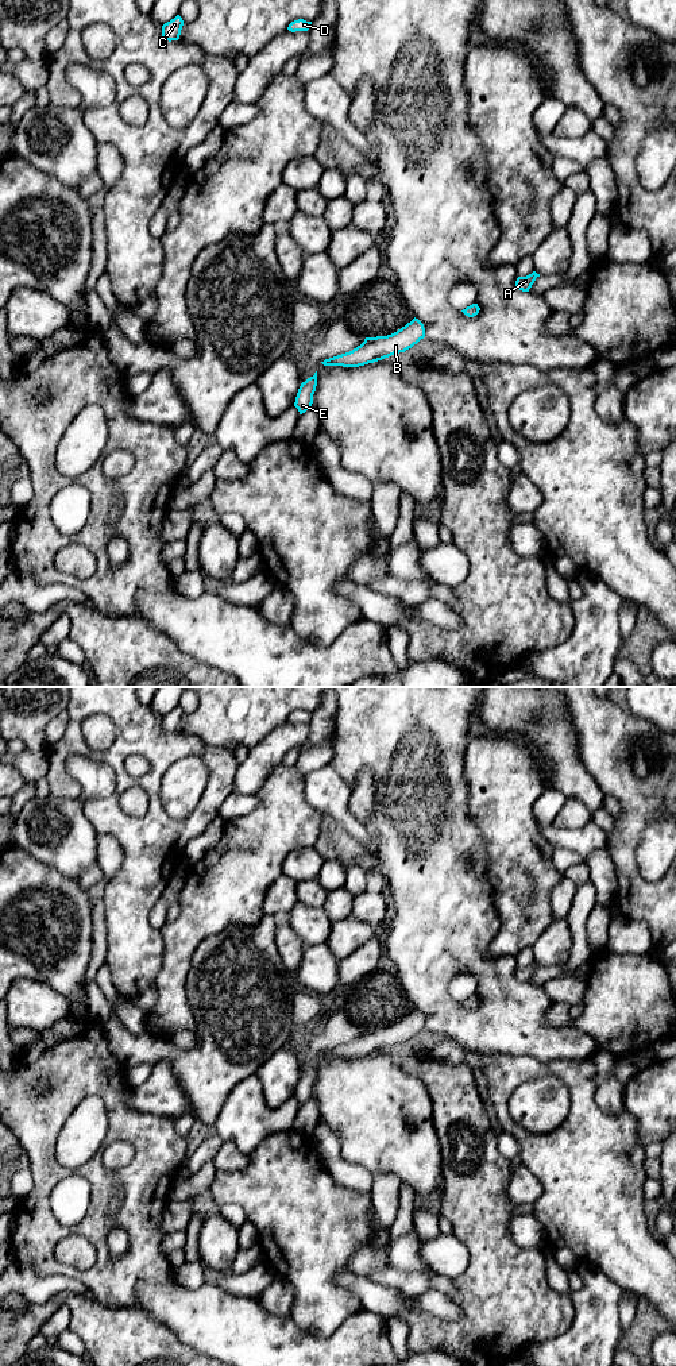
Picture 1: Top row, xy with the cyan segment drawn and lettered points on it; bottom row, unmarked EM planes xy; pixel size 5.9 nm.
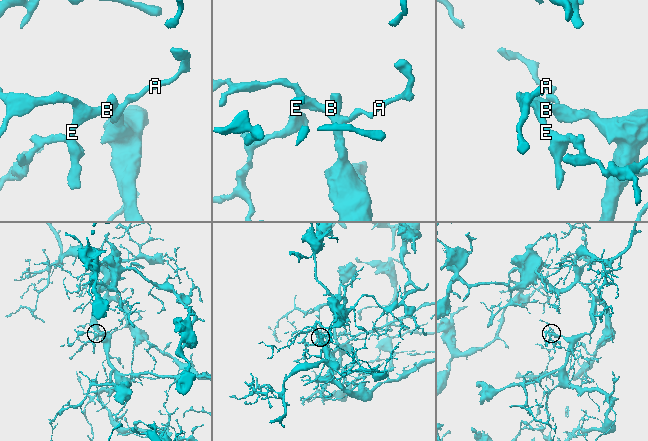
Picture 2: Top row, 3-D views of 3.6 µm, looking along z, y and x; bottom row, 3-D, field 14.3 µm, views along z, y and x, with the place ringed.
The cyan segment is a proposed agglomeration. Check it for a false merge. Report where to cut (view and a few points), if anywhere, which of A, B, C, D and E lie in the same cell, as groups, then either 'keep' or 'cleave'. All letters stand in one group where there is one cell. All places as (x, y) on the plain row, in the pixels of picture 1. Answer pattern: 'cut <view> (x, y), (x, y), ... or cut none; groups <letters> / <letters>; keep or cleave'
cut none; groups A B C D E; keep

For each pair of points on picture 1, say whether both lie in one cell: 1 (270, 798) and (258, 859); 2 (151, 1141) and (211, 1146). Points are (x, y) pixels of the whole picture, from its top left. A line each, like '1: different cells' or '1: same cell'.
1: same cell
2: different cells

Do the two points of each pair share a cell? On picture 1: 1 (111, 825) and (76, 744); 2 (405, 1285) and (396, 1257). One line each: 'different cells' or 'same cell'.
1: same cell
2: different cells

